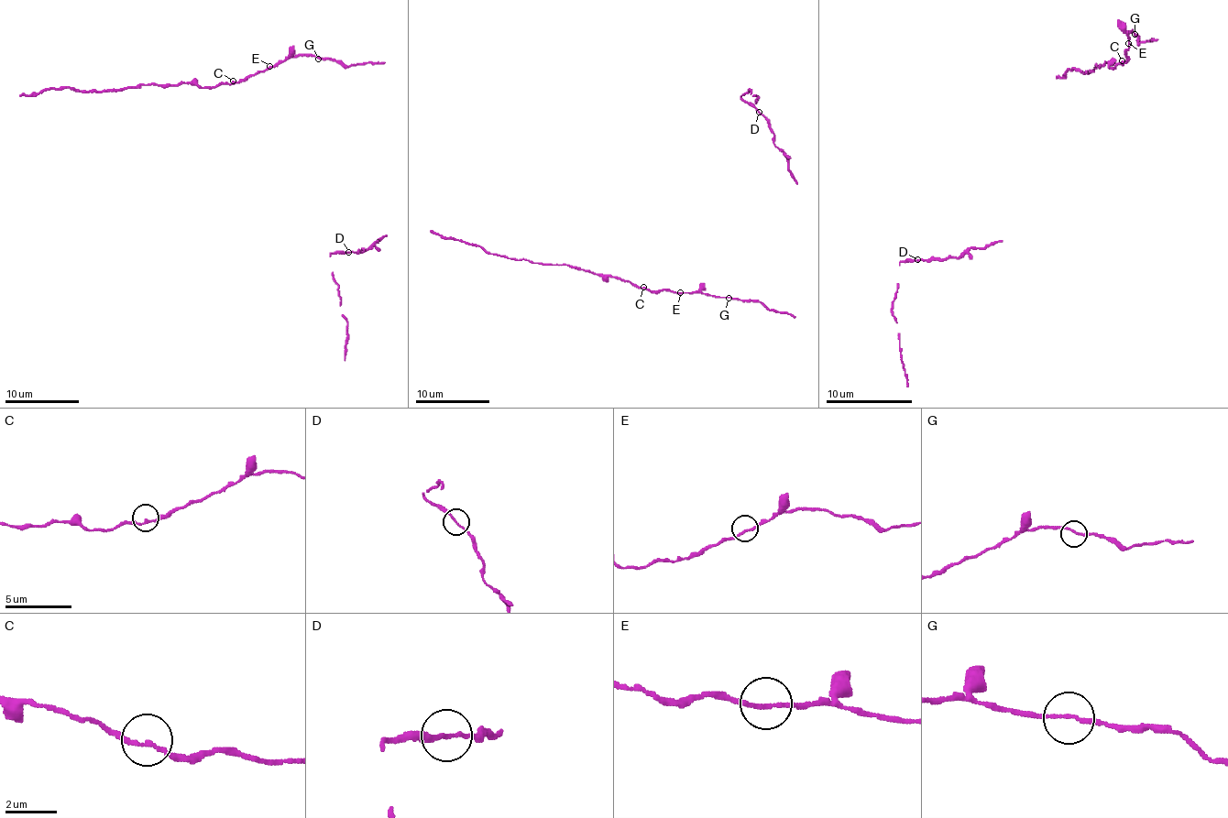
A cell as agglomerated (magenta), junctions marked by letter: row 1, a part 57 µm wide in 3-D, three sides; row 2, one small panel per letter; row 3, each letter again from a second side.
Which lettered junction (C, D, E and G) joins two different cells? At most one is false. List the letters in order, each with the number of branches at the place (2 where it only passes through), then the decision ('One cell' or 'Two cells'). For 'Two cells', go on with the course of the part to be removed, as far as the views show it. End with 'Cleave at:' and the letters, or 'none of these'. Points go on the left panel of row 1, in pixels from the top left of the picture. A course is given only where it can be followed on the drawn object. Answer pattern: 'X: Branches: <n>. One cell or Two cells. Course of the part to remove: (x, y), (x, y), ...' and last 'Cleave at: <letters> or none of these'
C: Branches: 2. One cell
D: Branches: 2. One cell
E: Branches: 2. One cell
G: Branches: 2. One cell
Cleave at: none of these

